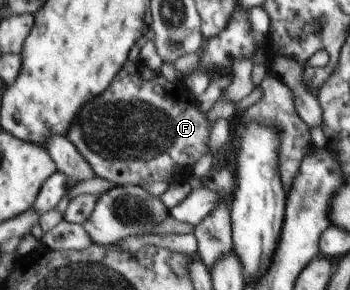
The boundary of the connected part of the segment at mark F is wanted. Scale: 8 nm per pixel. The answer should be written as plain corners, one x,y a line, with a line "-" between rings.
139,60
129,61
115,76
107,92
102,92
95,100
81,107
66,137
93,167
96,176
115,184
115,187
140,185
141,182
183,182
192,176
193,165
197,160
209,152
212,124
208,116
197,107
195,98
185,87
184,78
169,81
161,72
154,72

